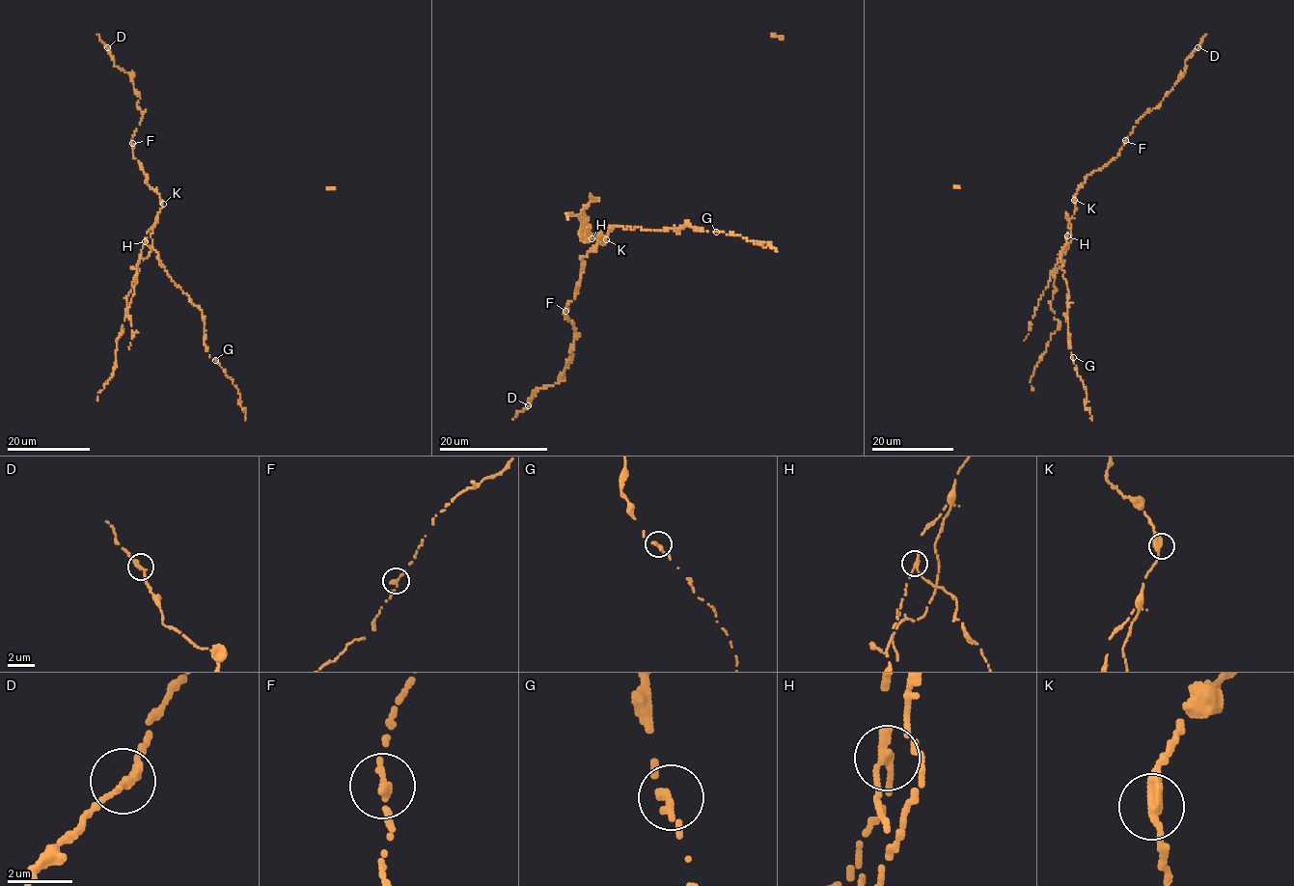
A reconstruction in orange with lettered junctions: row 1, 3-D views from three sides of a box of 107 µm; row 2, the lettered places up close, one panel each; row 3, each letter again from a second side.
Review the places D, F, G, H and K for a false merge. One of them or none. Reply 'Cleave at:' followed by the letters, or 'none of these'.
Cleave at: H

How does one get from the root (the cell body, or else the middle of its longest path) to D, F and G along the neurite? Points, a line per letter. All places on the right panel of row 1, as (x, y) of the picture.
D: (1072, 235), (1069, 219), (1076, 209), (1076, 191), (1086, 177), (1118, 155), (1137, 121), (1162, 102), (1197, 47)
F: (1072, 235), (1069, 219), (1076, 209), (1076, 191), (1086, 177), (1118, 155), (1125, 140)
G: (1072, 235), (1066, 253), (1063, 248), (1067, 236), (1068, 244), (1060, 254), (1068, 290), (1066, 317), (1073, 357)

